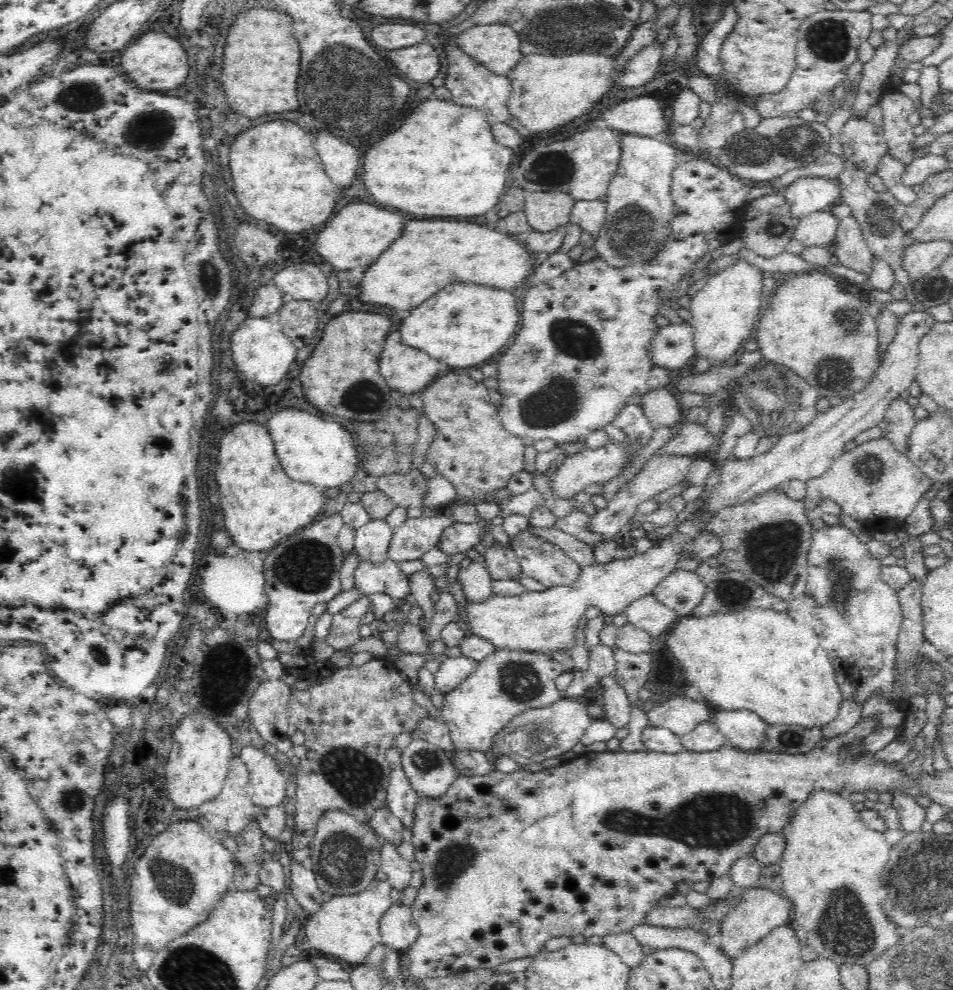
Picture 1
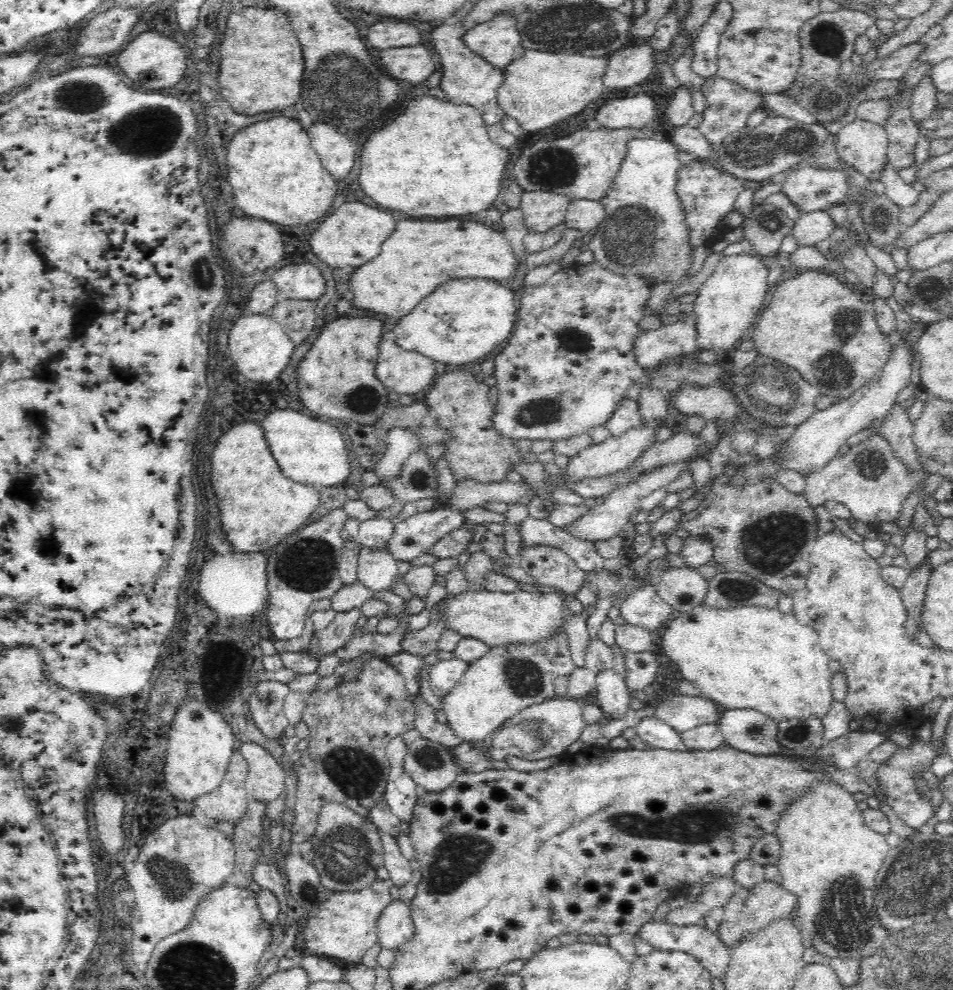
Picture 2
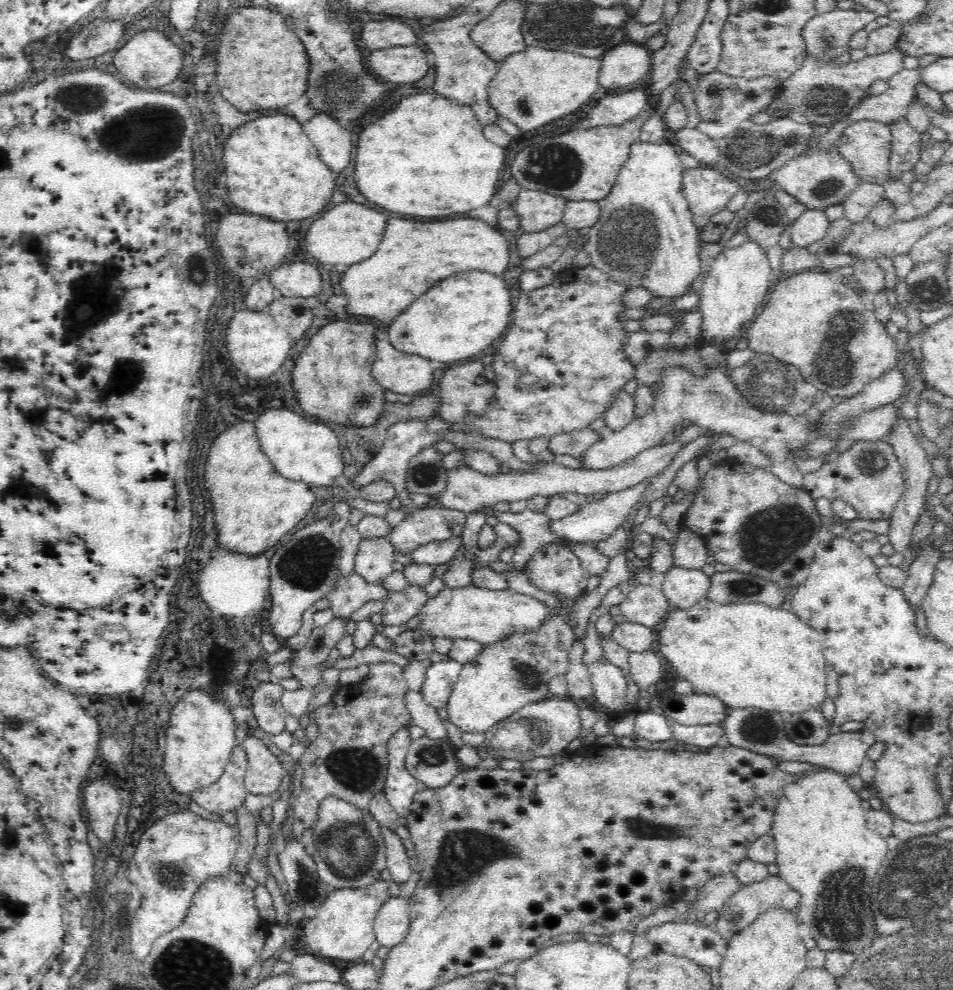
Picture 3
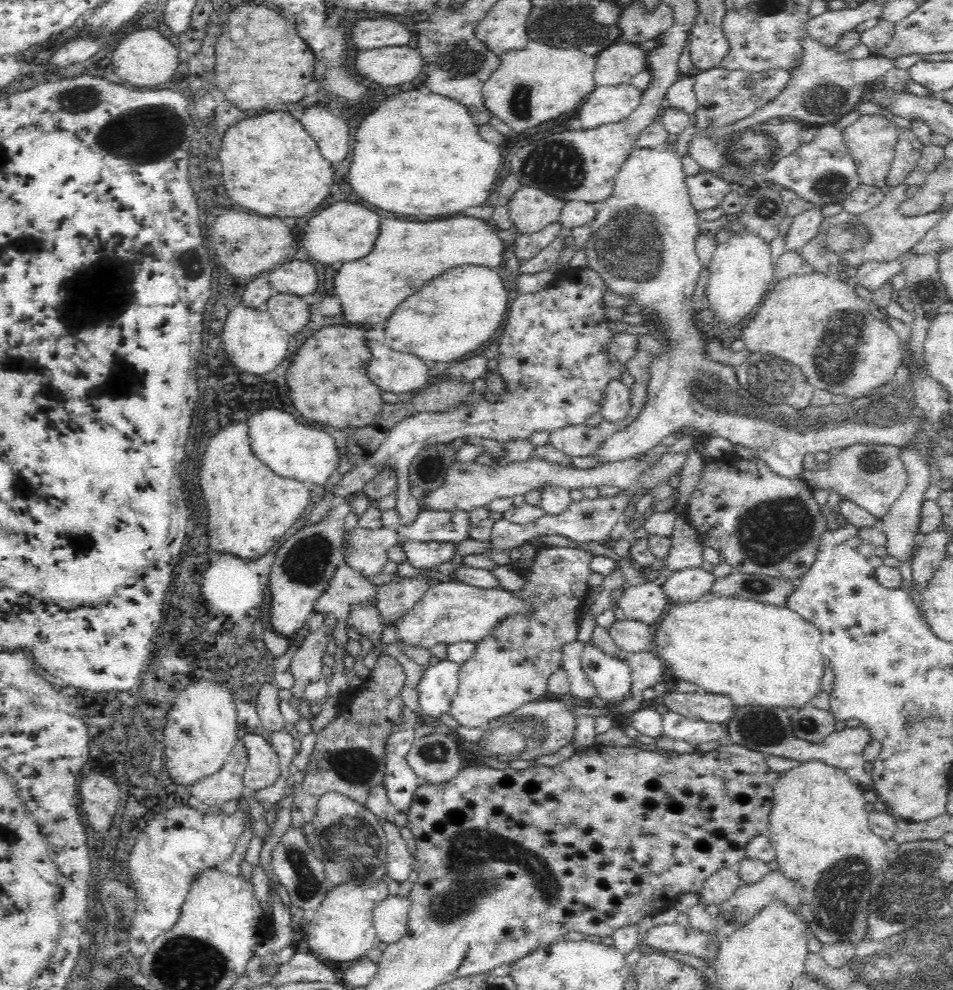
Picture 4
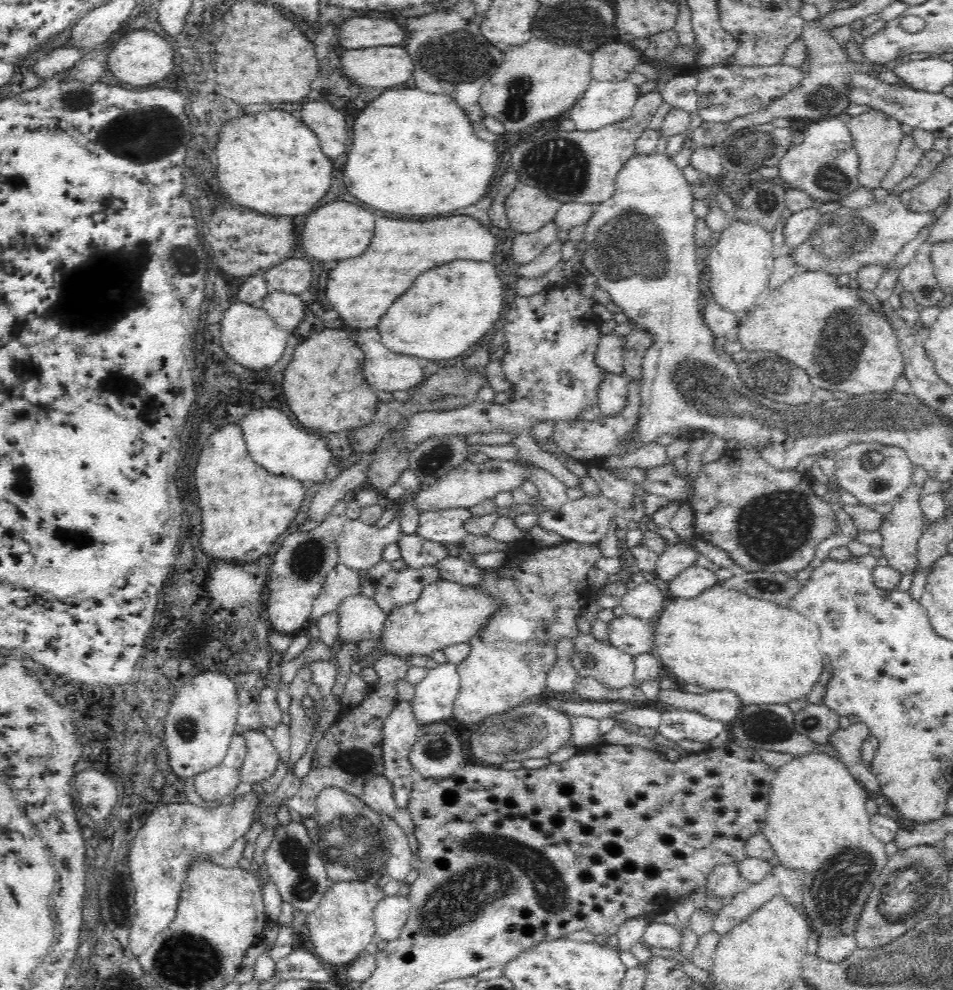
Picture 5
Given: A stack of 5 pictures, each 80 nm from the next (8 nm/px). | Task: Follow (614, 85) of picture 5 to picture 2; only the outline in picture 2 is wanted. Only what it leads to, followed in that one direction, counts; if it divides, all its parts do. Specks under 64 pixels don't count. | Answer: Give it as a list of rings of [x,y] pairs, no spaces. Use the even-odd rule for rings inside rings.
[[[648,94],[628,96],[602,105],[595,116],[602,127],[610,129],[656,126],[662,106]]]

